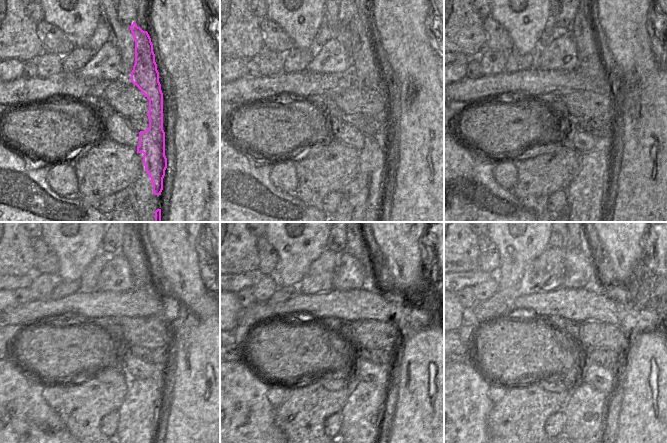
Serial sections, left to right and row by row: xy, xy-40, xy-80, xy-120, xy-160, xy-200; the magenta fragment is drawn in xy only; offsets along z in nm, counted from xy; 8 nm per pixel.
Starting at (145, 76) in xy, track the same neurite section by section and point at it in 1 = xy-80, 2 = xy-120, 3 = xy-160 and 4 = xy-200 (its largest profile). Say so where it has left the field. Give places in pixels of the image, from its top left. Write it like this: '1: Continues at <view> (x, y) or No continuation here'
1: Continues at xy-80 (590, 64)
2: Continues at xy-120 (132, 249)
3: Continues at xy-160 (356, 246)
4: Continues at xy-200 (575, 242)

